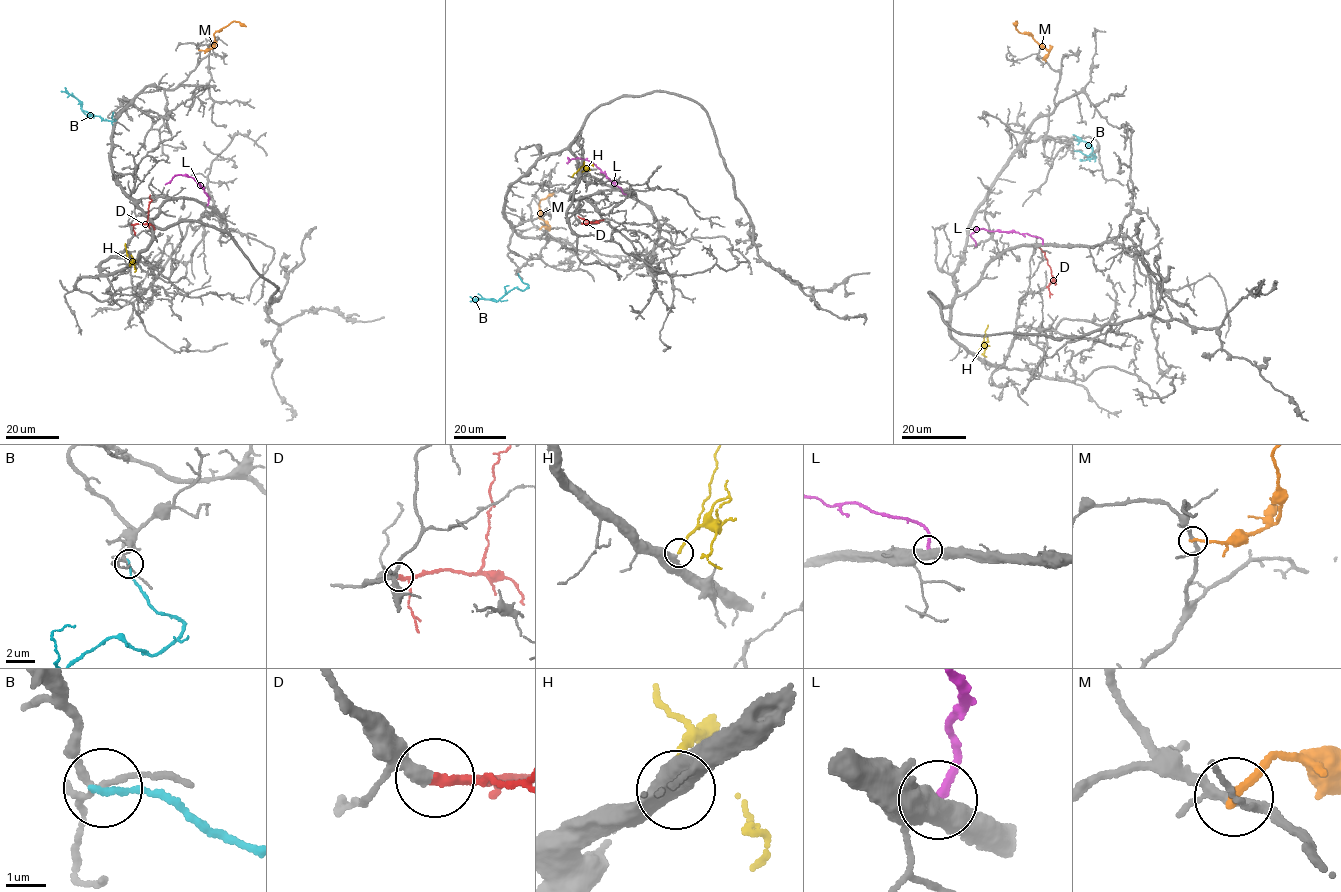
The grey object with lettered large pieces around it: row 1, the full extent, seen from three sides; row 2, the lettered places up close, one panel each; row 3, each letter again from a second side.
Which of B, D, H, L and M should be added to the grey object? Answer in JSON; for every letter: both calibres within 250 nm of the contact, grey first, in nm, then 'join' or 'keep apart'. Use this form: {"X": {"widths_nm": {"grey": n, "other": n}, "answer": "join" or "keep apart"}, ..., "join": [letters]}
{"B": {"widths_nm": {"grey": 150, "other": 160}, "answer": "keep apart"}, "D": {"widths_nm": {"grey": 260, "other": 200}, "answer": "join"}, "H": {"widths_nm": {"grey": 550, "other": 200}, "answer": "join"}, "L": {"widths_nm": {"grey": 500, "other": 200}, "answer": "keep apart"}, "M": {"widths_nm": {"grey": 200, "other": 220}, "answer": "keep apart"}, "join": ["D", "H"]}

